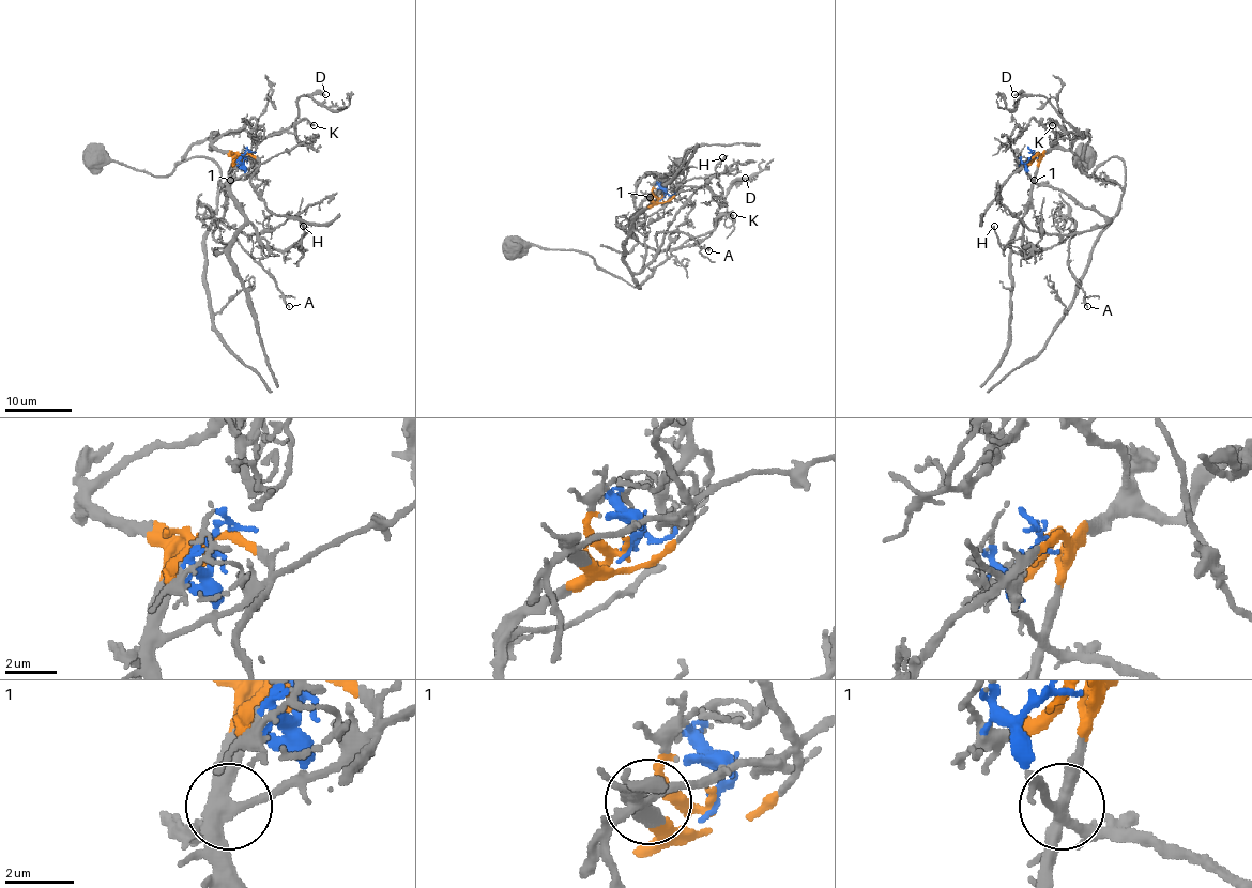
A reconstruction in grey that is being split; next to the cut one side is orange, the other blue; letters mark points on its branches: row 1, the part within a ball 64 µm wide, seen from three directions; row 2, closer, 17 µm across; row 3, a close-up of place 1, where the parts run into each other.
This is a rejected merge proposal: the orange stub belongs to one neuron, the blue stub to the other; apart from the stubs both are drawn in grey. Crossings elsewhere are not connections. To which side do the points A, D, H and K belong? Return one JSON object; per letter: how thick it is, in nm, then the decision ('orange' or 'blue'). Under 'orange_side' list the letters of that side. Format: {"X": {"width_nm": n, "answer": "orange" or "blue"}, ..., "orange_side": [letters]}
{"A": {"width_nm": 160, "answer": "blue"}, "D": {"width_nm": 240, "answer": "orange"}, "H": {"width_nm": 190, "answer": "orange"}, "K": {"width_nm": 140, "answer": "orange"}, "orange_side": ["D", "H", "K"]}

